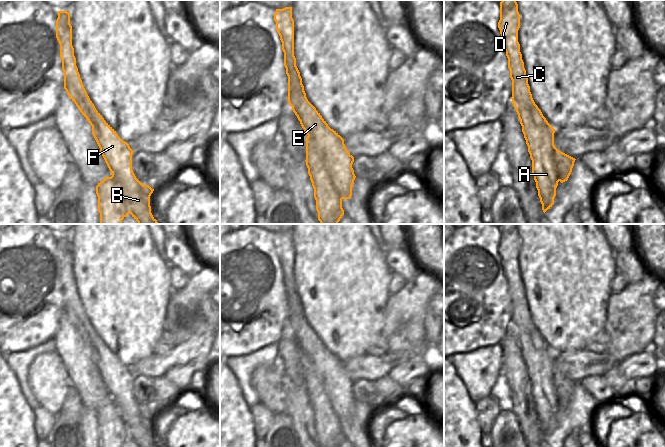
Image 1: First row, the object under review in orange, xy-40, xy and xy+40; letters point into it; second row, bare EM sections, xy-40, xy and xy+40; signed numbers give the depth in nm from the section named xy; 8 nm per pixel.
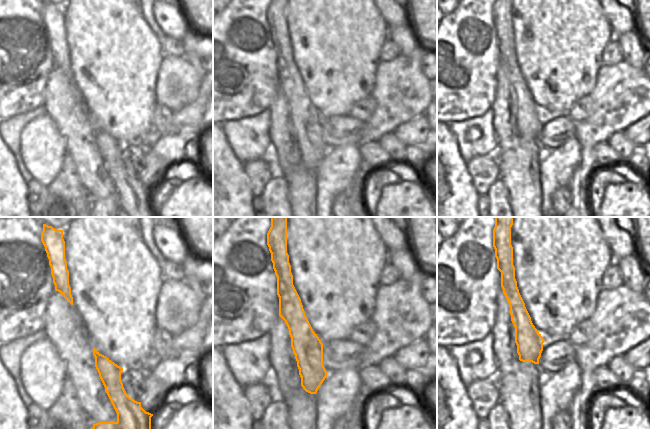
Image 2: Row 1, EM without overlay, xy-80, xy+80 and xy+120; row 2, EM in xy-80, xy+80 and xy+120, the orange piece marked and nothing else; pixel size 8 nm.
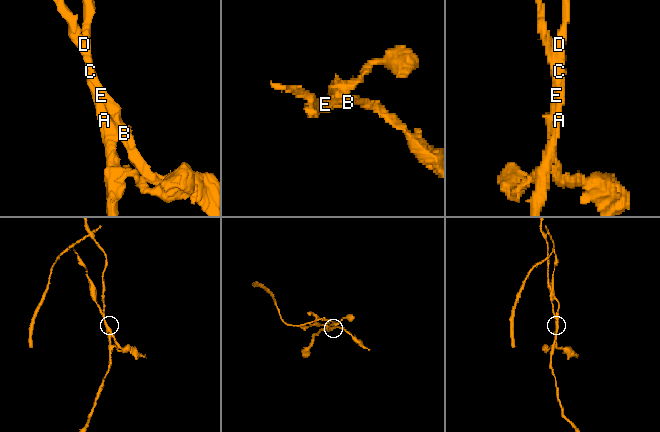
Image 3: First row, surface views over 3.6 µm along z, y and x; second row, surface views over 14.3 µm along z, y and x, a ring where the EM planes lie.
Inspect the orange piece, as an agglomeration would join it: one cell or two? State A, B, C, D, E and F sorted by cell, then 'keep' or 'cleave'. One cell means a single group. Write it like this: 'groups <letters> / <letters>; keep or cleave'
groups A C D / B E F; cleave

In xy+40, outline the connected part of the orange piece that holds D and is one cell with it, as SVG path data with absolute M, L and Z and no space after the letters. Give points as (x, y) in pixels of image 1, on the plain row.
M502 224L500 226L498 252L508 282L508 292L512 304L511 327L522 350L522 356L532 384L532 398L536 406L542 434L545 437L554 428L556 412L560 405L554 376L555 353L549 347L537 349L532 340L531 333L537 329L530 316L518 266L520 238L516 224Z

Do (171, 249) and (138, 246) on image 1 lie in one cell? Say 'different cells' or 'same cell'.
different cells

